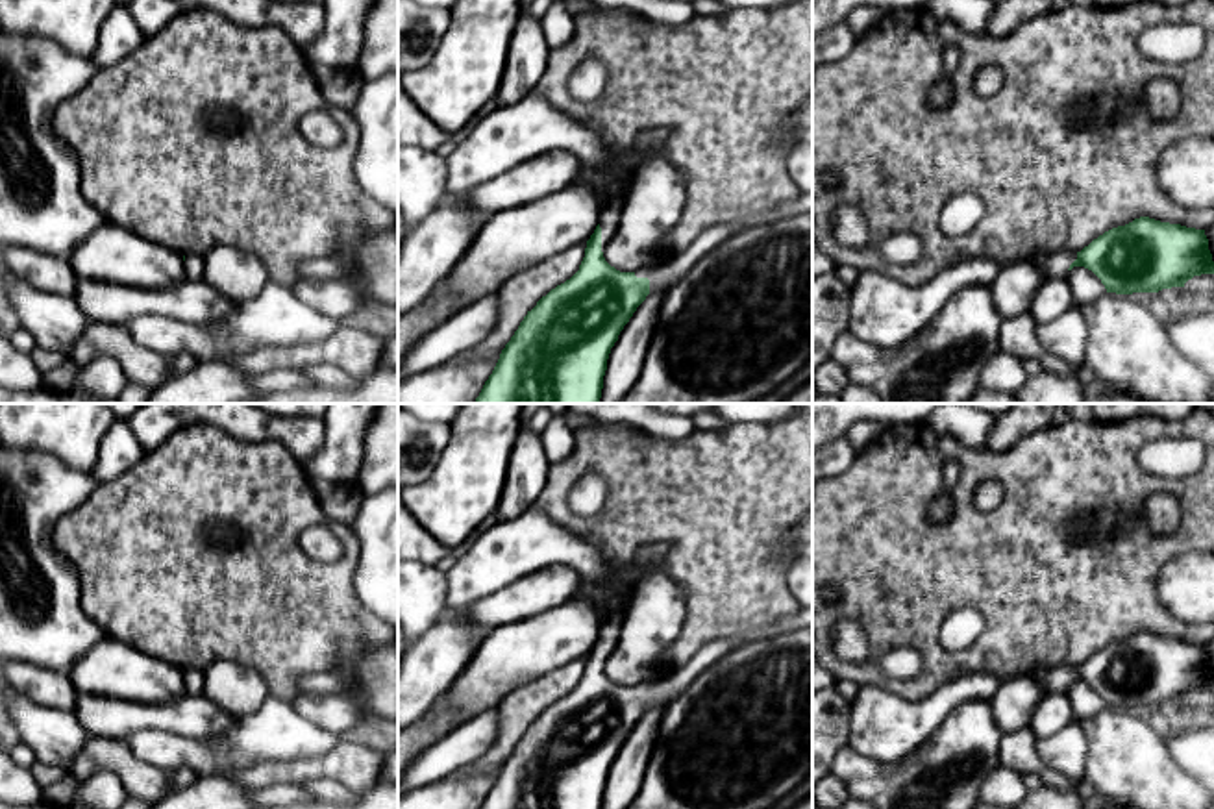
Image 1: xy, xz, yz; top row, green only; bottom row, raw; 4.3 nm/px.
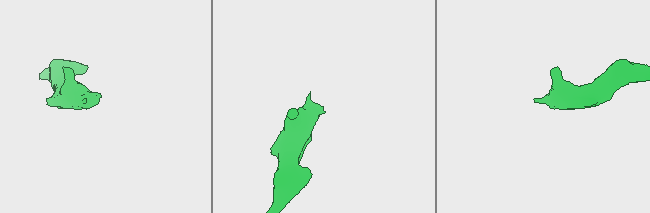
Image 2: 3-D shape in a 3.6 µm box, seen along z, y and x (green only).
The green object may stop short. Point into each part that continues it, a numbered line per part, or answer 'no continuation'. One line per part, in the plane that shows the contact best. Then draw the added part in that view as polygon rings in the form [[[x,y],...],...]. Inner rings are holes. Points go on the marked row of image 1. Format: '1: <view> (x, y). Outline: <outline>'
1: xz (609, 219). Outline: [[[626,191],[607,204],[600,215],[600,228],[601,228],[601,252],[605,252],[607,244],[614,237],[618,224],[620,224],[620,215],[626,204]]]
2: xz (663, 276). Outline: [[[799,193],[790,202],[781,204],[772,215],[751,217],[733,224],[712,226],[703,231],[688,250],[672,255],[666,263],[637,270],[637,278],[650,280],[650,292],[664,292],[675,285],[705,254],[716,248],[731,235],[757,224],[766,224],[779,218],[790,218],[799,213],[812,213],[812,193]]]

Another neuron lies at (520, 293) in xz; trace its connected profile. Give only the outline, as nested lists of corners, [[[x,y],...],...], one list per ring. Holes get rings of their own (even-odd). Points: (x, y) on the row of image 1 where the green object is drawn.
[[[587,243],[574,244],[524,272],[513,274],[498,289],[496,326],[479,346],[483,357],[489,359],[502,354],[524,317],[537,305],[537,302],[579,270],[585,248]]]

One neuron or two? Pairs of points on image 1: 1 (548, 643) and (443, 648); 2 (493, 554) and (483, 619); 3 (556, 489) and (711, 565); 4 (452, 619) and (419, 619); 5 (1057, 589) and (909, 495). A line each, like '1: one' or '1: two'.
1: two
2: two
3: one
4: two
5: one

